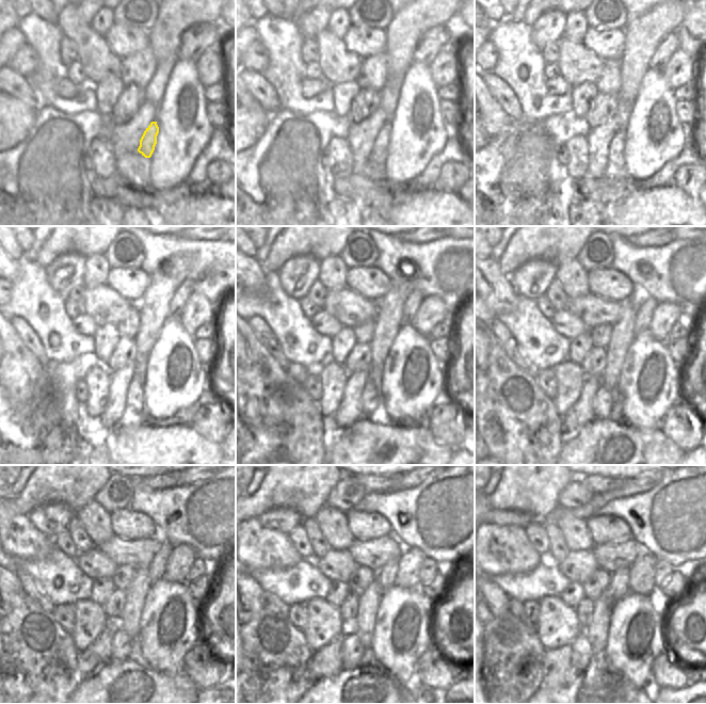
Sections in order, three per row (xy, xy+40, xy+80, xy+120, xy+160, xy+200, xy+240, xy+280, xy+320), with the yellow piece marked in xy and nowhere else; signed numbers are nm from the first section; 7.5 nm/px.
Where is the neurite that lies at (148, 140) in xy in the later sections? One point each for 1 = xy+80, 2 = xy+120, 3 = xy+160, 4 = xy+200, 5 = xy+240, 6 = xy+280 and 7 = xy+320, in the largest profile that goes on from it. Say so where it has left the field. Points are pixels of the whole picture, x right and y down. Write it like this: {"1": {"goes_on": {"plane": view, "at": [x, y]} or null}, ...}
{"1": {"goes_on": {"plane": "xy+80", "at": [614, 168]}}, "2": {"goes_on": {"plane": "xy+120", "at": [135, 390]}}, "3": {"goes_on": {"plane": "xy+160", "at": [369, 395]}}, "4": {"goes_on": {"plane": "xy+200", "at": [603, 400]}}, "5": {"goes_on": {"plane": "xy+240", "at": [122, 641]}}, "6": {"goes_on": {"plane": "xy+280", "at": [352, 651]}}, "7": {"goes_on": {"plane": "xy+320", "at": [582, 653]}}}

